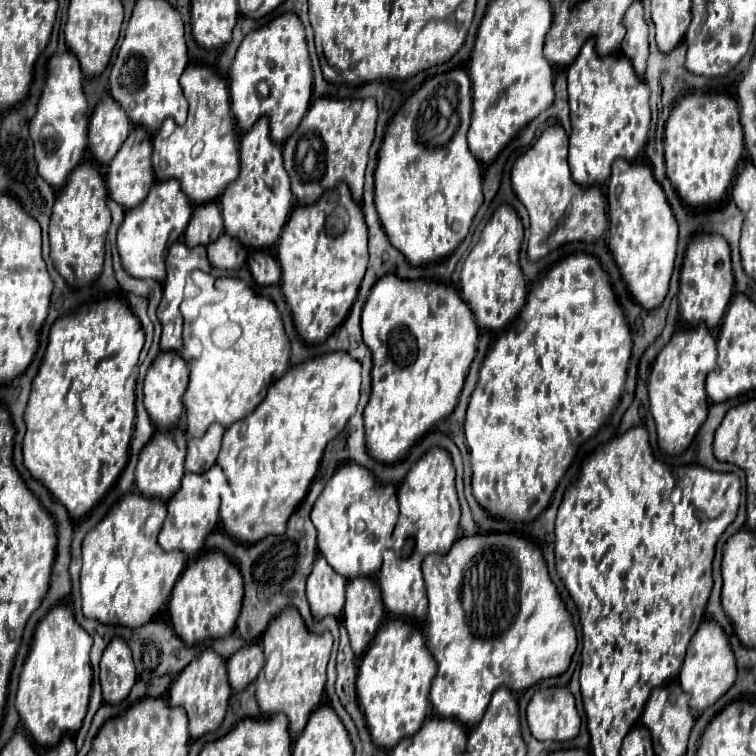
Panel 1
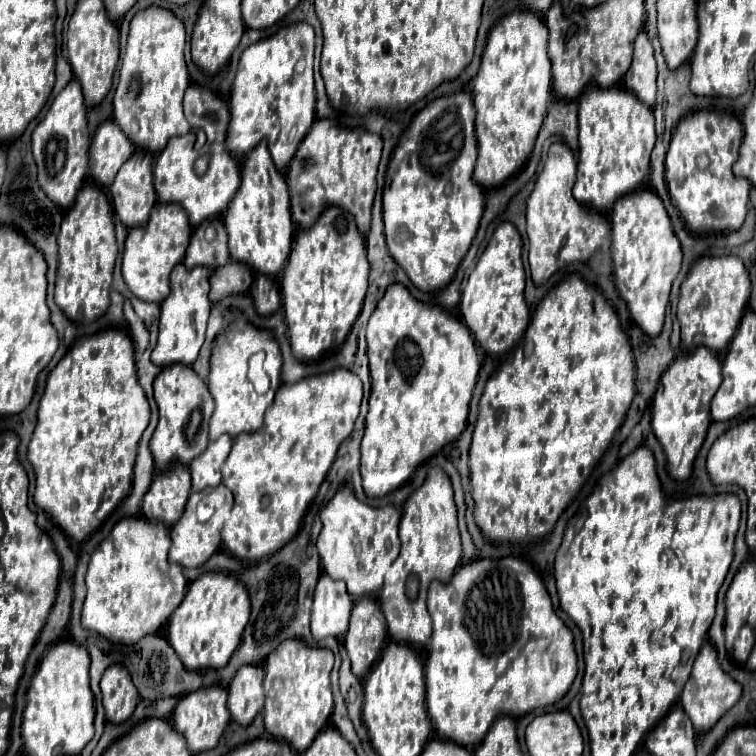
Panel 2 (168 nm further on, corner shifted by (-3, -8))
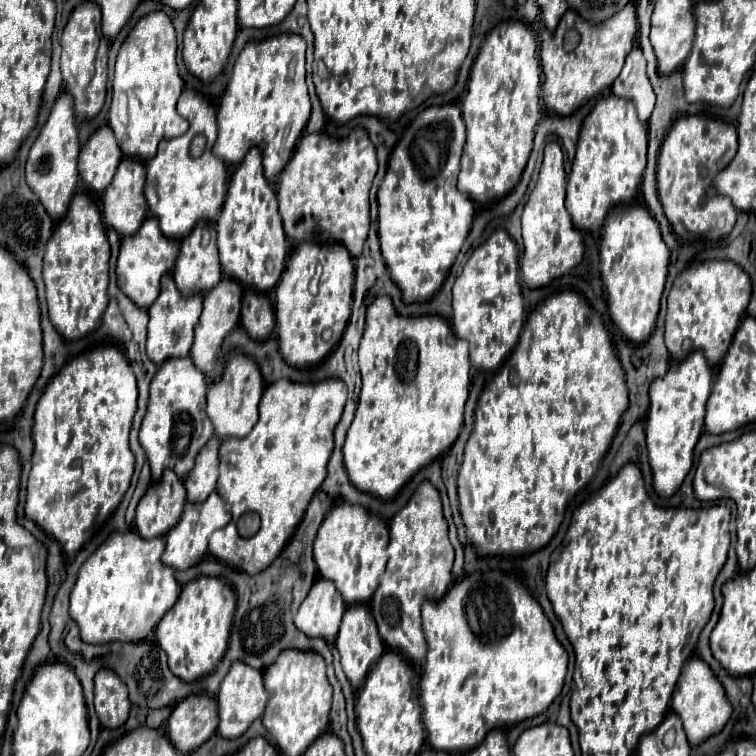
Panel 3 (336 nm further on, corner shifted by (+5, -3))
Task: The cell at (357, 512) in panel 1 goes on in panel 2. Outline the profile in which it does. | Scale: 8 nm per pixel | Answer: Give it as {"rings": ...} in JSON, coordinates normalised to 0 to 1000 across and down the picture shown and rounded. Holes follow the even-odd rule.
{"rings":[[[462,644],[446,649],[446,655],[425,676],[427,702],[419,713],[419,729],[430,758],[440,766],[451,766],[467,790],[493,790],[507,774],[507,763],[517,745],[525,739],[530,718],[525,710],[530,679],[515,668],[515,673],[493,673],[475,663]]]}

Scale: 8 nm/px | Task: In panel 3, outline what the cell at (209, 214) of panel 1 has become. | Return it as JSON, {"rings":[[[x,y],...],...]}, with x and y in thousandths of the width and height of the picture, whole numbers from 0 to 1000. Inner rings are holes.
{"rings":[[[274,294],[261,296],[250,312],[239,317],[239,333],[231,347],[229,370],[237,384],[279,384],[292,368],[292,347],[284,325],[284,310],[274,325],[266,325],[266,302]]]}

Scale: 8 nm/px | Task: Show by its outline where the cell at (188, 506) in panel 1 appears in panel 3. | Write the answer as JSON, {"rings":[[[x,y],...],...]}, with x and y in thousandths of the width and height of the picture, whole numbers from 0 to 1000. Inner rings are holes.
{"rings":[[[279,651],[271,664],[258,664],[258,667],[247,664],[242,672],[239,688],[218,709],[221,725],[216,730],[216,743],[226,751],[234,751],[234,754],[247,754],[250,749],[261,746],[274,733],[271,728],[276,722],[276,709],[284,701],[295,698],[298,693],[303,693],[303,677],[300,677],[300,669],[287,651]]]}

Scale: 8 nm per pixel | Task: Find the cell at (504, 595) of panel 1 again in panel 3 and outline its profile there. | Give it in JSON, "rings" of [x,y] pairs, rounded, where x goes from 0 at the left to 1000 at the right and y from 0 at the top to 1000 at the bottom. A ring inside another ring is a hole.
{"rings":[[[647,754],[631,770],[612,765],[583,794],[565,794],[557,817],[565,847],[557,934],[575,992],[623,992],[647,966],[716,944],[742,918],[750,862],[713,796],[681,762]]]}

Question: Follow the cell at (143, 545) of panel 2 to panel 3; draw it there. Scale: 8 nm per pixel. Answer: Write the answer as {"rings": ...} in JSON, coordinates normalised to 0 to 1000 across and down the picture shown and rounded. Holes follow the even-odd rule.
{"rings":[[[147,704],[144,712],[110,743],[104,754],[102,772],[94,783],[91,812],[107,833],[107,844],[118,852],[142,852],[142,849],[184,849],[200,841],[208,823],[218,810],[234,796],[239,775],[229,762],[229,751],[213,743],[218,728],[218,712],[208,709],[200,714],[187,712],[181,704]]]}

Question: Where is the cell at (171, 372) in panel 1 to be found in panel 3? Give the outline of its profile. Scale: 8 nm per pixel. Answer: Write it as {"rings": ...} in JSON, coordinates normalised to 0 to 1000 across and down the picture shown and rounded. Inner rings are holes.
{"rings":[[[250,471],[218,476],[200,503],[197,537],[184,569],[184,582],[205,638],[213,632],[216,622],[229,622],[237,632],[245,632],[255,619],[261,598],[276,579],[282,579],[282,563],[271,548],[271,516],[274,500],[258,487]]]}

